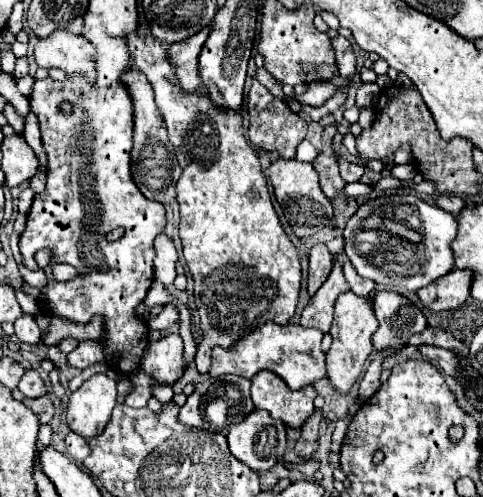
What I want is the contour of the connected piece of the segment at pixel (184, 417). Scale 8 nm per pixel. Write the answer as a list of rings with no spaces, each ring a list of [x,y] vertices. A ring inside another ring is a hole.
[[[194,392],[188,402],[180,408],[178,412],[178,420],[180,424],[186,424],[186,426],[192,426],[192,428],[206,428],[206,420],[202,416],[202,396],[198,392]]]

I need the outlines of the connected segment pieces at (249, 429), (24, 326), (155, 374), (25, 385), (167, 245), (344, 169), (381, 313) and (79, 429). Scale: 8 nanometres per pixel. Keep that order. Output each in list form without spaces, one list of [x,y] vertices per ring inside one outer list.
[[[254,410],[248,414],[240,424],[232,426],[228,432],[228,446],[234,458],[244,462],[248,468],[256,470],[258,474],[270,470],[284,454],[286,448],[286,426],[280,420],[274,420],[268,412],[264,410]]]
[[[22,314],[16,322],[14,322],[14,334],[26,342],[26,344],[38,344],[40,342],[40,328],[36,324],[34,316]]]
[[[168,334],[160,342],[150,342],[140,368],[158,384],[172,386],[178,382],[186,370],[182,338],[178,334]]]
[[[28,370],[18,384],[18,390],[26,396],[26,398],[40,398],[46,394],[46,386],[42,382],[42,378],[38,376],[36,370]]]
[[[156,236],[154,240],[154,250],[156,250],[156,256],[154,256],[154,278],[160,280],[162,284],[170,286],[176,278],[176,248],[174,248],[174,242],[168,238],[168,236]]]
[[[342,156],[338,158],[338,166],[340,166],[340,176],[344,182],[358,182],[364,174],[364,166],[360,164],[352,164],[348,160],[344,160]]]
[[[378,290],[372,296],[372,308],[378,320],[378,330],[372,336],[376,354],[388,348],[400,352],[412,334],[420,334],[428,326],[422,310],[396,292]]]
[[[94,374],[88,382],[84,382],[76,392],[70,394],[68,406],[66,406],[66,420],[72,432],[84,436],[84,438],[96,438],[98,432],[104,430],[108,424],[110,412],[116,406],[116,382],[110,380],[106,374]]]

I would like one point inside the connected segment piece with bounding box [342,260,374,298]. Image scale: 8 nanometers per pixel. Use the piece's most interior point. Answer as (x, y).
(360, 286)

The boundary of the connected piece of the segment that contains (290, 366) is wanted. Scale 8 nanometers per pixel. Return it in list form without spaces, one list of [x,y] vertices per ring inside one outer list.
[[[268,322],[256,328],[246,338],[238,340],[228,350],[214,348],[210,376],[218,378],[224,374],[238,374],[244,378],[252,378],[260,370],[270,370],[276,376],[280,376],[292,390],[300,390],[326,376],[324,352],[320,350],[320,342],[322,342],[322,332],[316,328],[304,328],[296,324],[278,326],[278,324]]]

